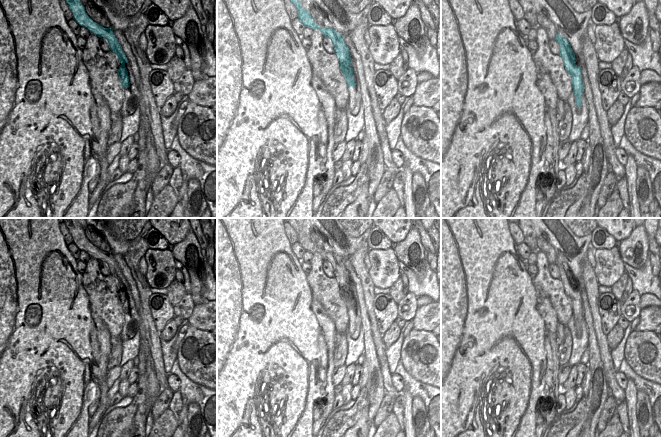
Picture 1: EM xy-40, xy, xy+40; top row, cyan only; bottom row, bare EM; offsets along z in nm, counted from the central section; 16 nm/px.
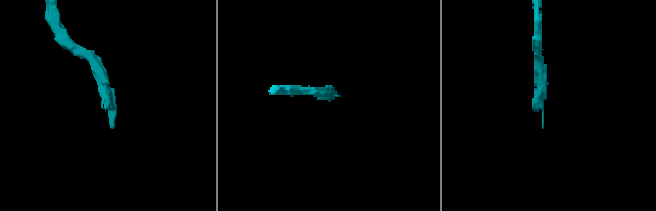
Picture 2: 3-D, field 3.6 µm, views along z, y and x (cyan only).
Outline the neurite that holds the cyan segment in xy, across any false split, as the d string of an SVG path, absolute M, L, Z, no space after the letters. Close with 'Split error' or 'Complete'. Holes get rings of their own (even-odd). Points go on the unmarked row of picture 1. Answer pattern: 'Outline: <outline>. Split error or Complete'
Outline: M290 218L288 223L294 228L298 235L298 243L305 249L312 253L319 253L324 261L328 261L334 270L334 276L340 287L341 297L347 305L349 323L347 327L347 334L352 339L357 339L362 327L360 308L355 292L354 285L351 283L349 272L344 265L343 259L338 257L333 252L320 251L310 239L310 234L305 234L302 227L298 225L295 218Z. Split error

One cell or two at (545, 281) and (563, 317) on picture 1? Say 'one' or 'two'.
one

